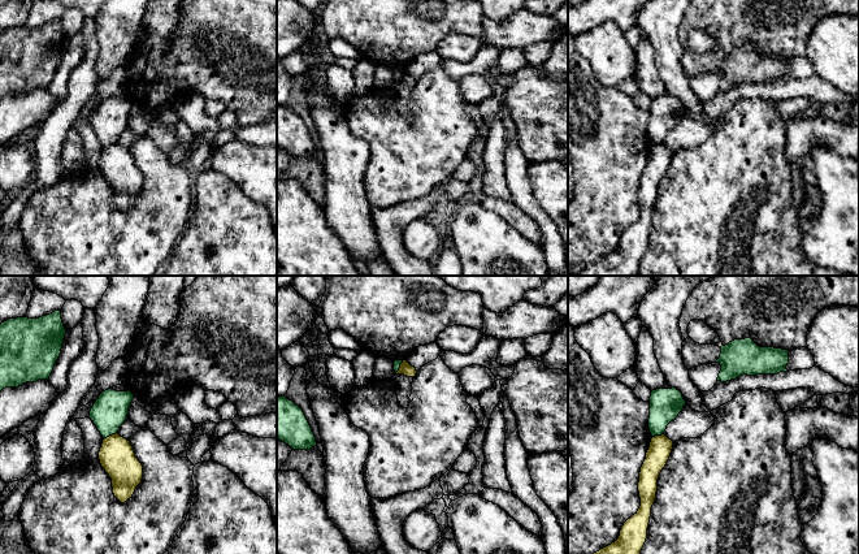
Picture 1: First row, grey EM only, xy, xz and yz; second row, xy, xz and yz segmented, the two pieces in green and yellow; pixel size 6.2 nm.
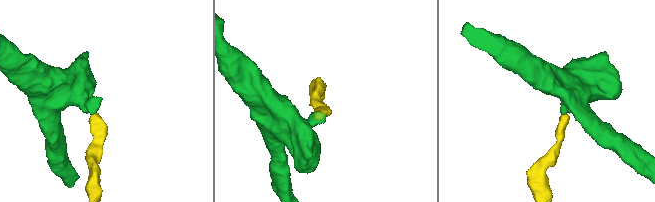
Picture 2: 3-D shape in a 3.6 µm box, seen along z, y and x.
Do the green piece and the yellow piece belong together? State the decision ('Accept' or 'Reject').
Reject

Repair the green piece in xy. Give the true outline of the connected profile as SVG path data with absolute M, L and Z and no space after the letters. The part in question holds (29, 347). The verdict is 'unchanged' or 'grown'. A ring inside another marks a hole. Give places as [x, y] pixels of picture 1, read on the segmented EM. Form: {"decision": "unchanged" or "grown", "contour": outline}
{"decision": "unchanged", "contour": "M61 311L39 319L17 317L0 324L0 391L49 380L66 329Z"}

